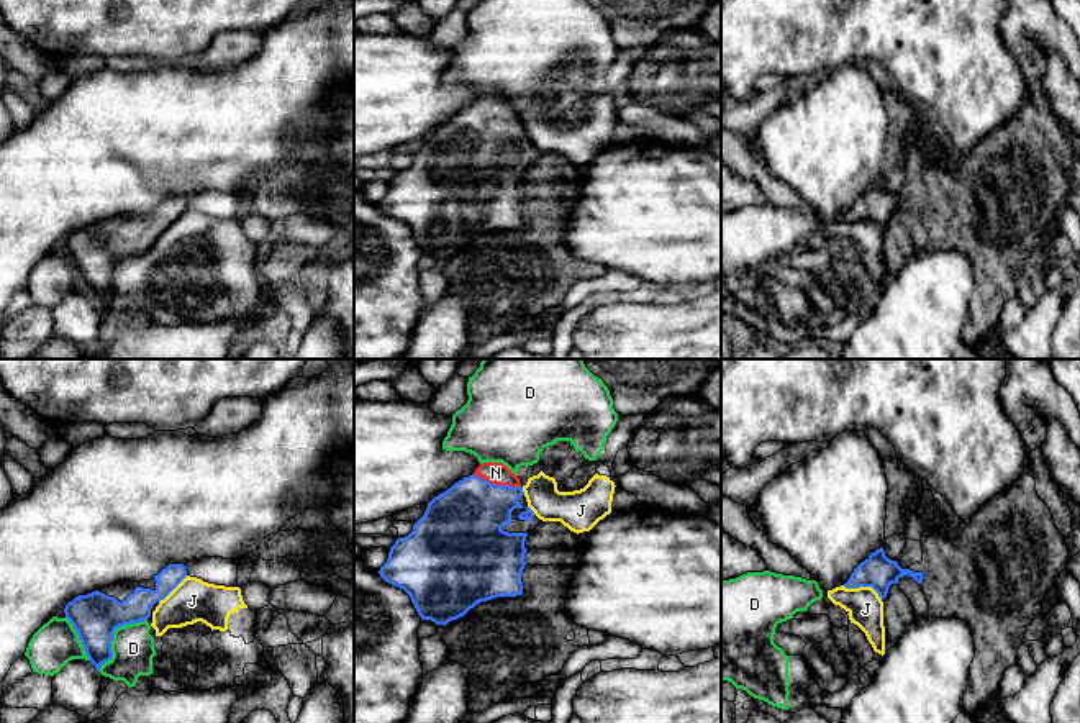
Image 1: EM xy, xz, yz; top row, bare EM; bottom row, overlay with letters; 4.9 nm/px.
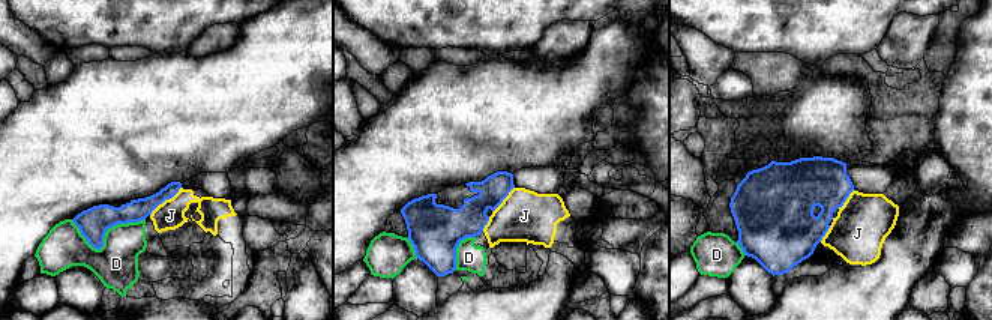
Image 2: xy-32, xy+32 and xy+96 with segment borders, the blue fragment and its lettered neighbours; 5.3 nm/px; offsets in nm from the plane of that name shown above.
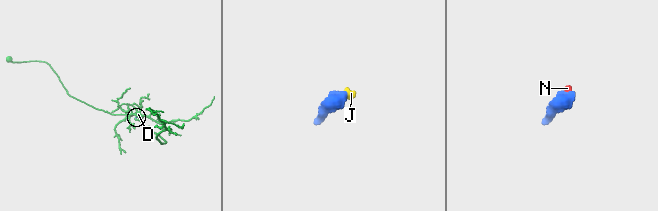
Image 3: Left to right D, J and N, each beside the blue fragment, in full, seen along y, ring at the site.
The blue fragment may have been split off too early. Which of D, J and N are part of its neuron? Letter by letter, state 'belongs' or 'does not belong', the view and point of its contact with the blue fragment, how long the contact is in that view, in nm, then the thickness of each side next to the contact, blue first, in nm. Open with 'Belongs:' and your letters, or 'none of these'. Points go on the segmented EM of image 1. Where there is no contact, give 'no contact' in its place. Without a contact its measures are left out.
Belongs: N
D: does not belong | xy (112, 635) | 360 nm | 240/200 nm
J: does not belong | yz (862, 586) | 220 nm | 160/180 nm
N: belongs | xz (497, 486) | 240 nm | 380/110 nm

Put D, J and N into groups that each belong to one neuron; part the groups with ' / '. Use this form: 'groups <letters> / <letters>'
groups D J / N

